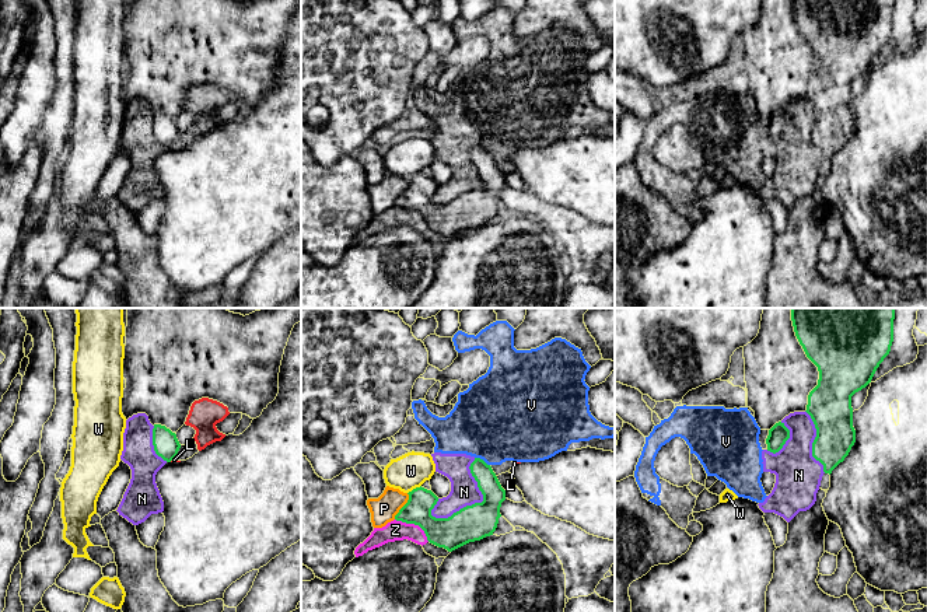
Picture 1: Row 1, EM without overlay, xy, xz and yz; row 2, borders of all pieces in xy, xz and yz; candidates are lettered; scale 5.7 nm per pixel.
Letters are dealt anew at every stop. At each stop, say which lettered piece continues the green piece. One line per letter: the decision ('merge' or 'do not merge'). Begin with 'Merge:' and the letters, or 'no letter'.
Merge: no letter
L: do not merge
N: do not merge
P: do not merge
V: do not merge
W: do not merge
Z: do not merge

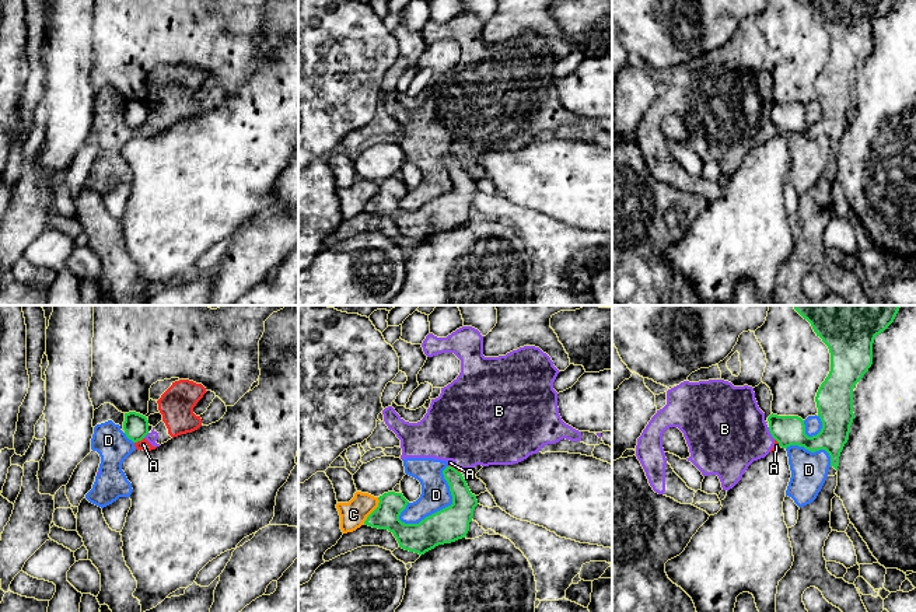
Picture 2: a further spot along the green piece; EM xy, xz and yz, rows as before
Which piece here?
Merge: no letter
A: do not merge
B: do not merge
C: do not merge
D: do not merge

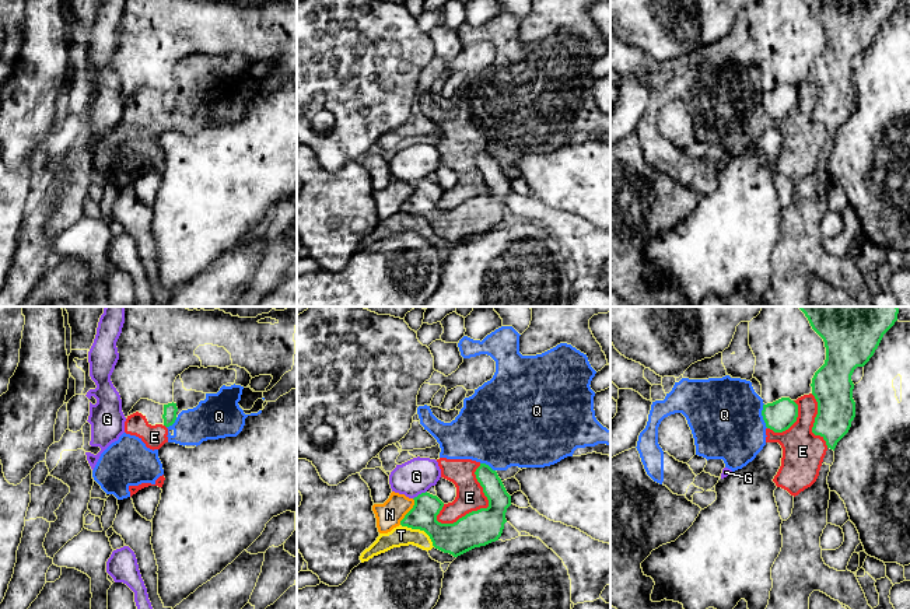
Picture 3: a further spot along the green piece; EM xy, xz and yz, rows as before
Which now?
Merge: no letter
E: do not merge
G: do not merge
N: do not merge
Q: do not merge
T: do not merge

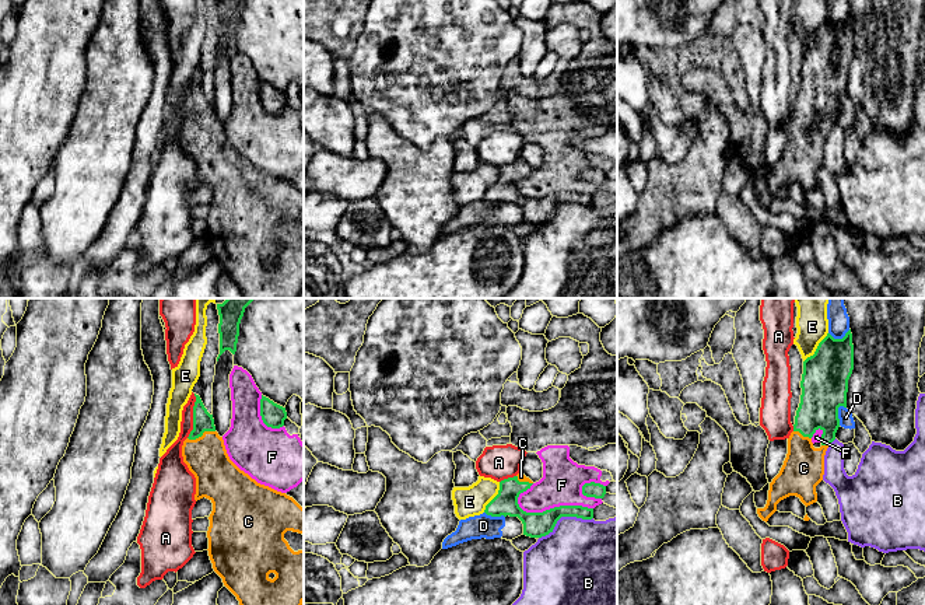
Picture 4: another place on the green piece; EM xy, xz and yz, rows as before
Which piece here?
Merge: C
A: do not merge
B: do not merge
C: merge
D: do not merge
E: do not merge
F: do not merge

